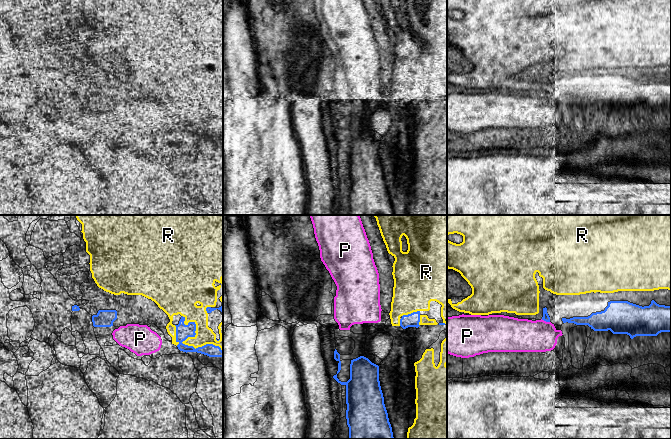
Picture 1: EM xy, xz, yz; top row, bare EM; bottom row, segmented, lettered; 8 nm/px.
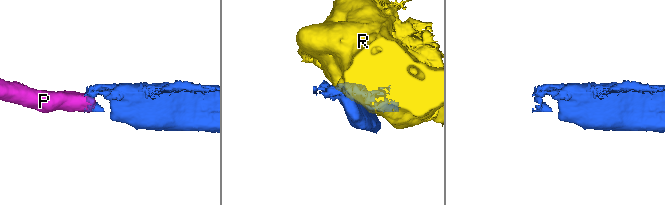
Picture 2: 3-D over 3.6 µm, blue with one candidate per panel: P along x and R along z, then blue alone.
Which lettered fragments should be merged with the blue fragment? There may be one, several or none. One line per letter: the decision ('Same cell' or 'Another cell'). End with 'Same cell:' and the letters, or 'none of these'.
P: Same cell
R: Another cell
Same cell: P

